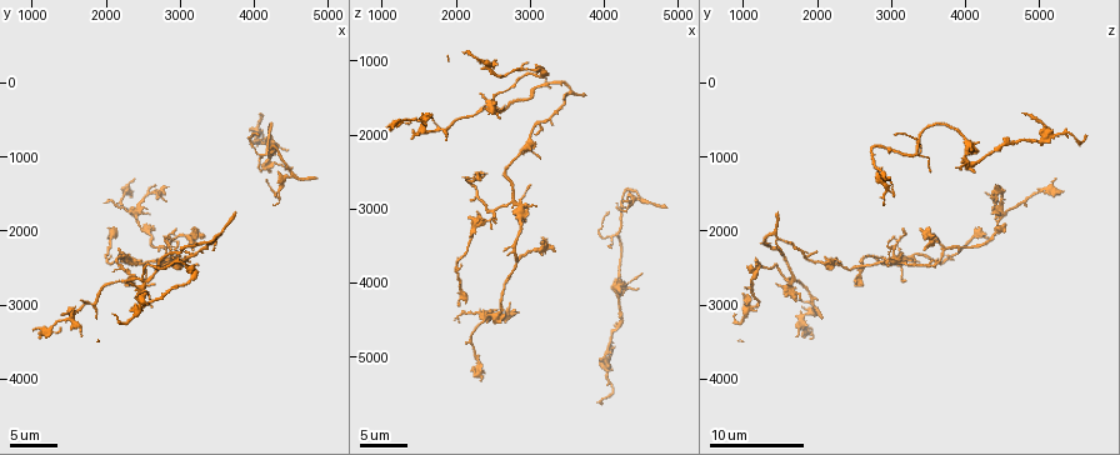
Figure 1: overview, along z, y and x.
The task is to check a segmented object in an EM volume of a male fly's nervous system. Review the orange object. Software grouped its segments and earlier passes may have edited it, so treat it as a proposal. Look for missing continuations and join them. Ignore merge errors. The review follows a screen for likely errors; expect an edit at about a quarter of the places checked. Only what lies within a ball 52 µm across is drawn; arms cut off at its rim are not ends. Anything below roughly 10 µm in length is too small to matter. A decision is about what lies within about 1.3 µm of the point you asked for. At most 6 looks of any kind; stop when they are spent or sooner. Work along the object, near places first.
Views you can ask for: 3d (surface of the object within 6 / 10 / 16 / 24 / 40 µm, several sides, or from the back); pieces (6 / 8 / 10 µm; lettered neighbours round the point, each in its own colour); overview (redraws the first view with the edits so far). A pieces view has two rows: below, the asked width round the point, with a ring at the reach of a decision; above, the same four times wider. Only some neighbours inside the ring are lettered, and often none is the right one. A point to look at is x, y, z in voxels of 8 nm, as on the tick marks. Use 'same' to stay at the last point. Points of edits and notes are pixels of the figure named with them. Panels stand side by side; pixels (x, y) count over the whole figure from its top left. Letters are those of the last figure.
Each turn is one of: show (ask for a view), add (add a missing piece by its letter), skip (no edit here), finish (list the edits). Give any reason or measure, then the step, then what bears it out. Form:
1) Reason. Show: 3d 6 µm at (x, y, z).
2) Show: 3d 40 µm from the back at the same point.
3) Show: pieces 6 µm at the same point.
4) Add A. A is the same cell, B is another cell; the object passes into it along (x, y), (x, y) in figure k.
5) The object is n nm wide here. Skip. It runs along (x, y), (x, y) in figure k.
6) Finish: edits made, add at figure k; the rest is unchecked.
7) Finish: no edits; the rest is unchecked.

Show: pieces 8 µm at (2350, 1300, 5200).

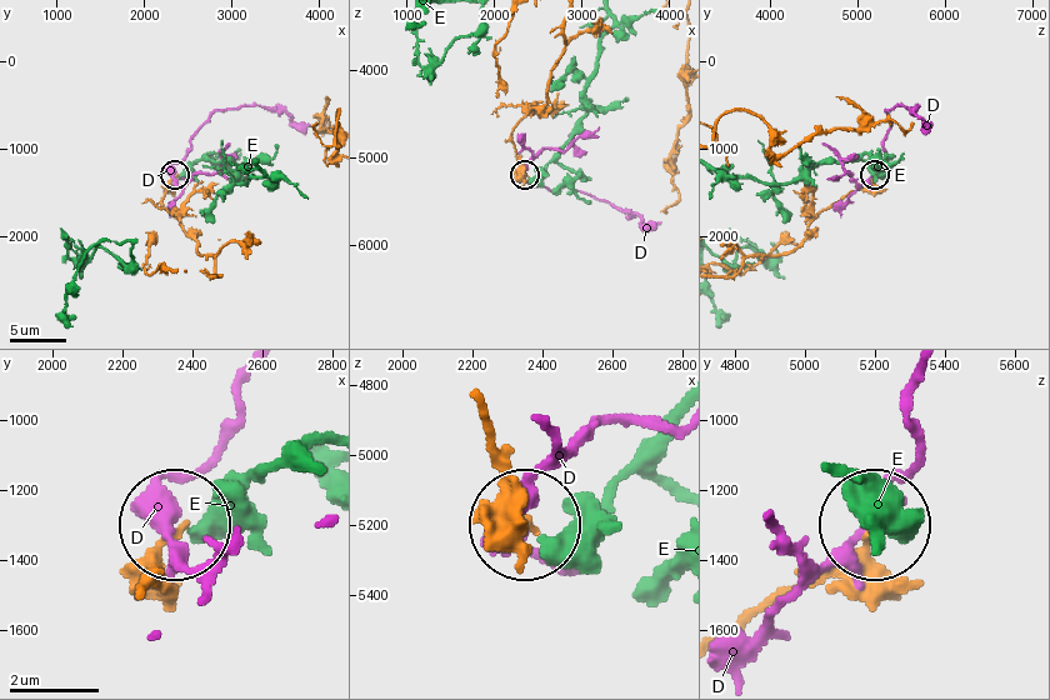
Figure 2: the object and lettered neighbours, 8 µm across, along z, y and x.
Skip. D and E are other cells; it runs along (144, 593), (148, 563), (174, 533) in figure 2; none of them fits.

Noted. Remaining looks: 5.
An open end. Show: pieces 8 µm at (2500, 2650, 3150).

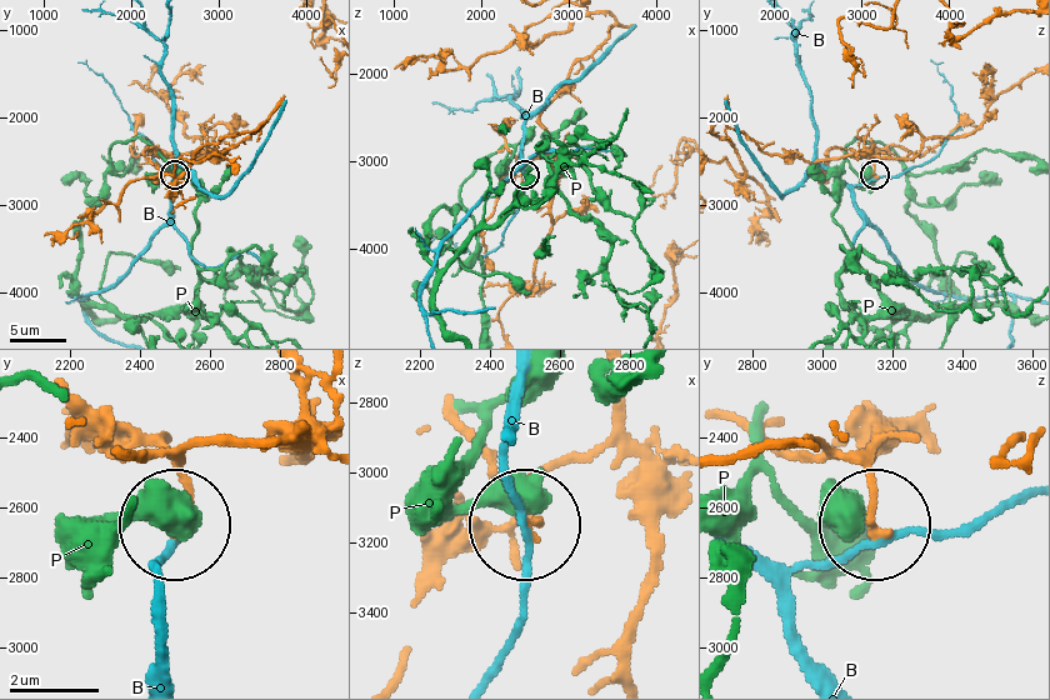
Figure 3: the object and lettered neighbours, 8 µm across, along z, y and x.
The object is 180 nm wide here. Skip. B and P are other cells; it runs along (794, 448), (854, 463), (876, 523) in figure 3; no lettered piece goes on from it.

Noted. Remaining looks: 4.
An open end. Show: 3d 10 µm at (1900, 3200, 2000).

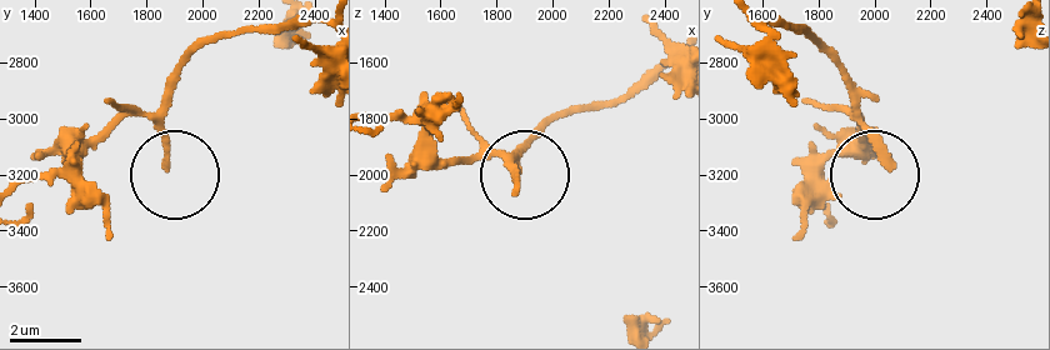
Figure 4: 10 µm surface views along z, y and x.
Show: pieces 6 µm at (1870, 3160, 2050).

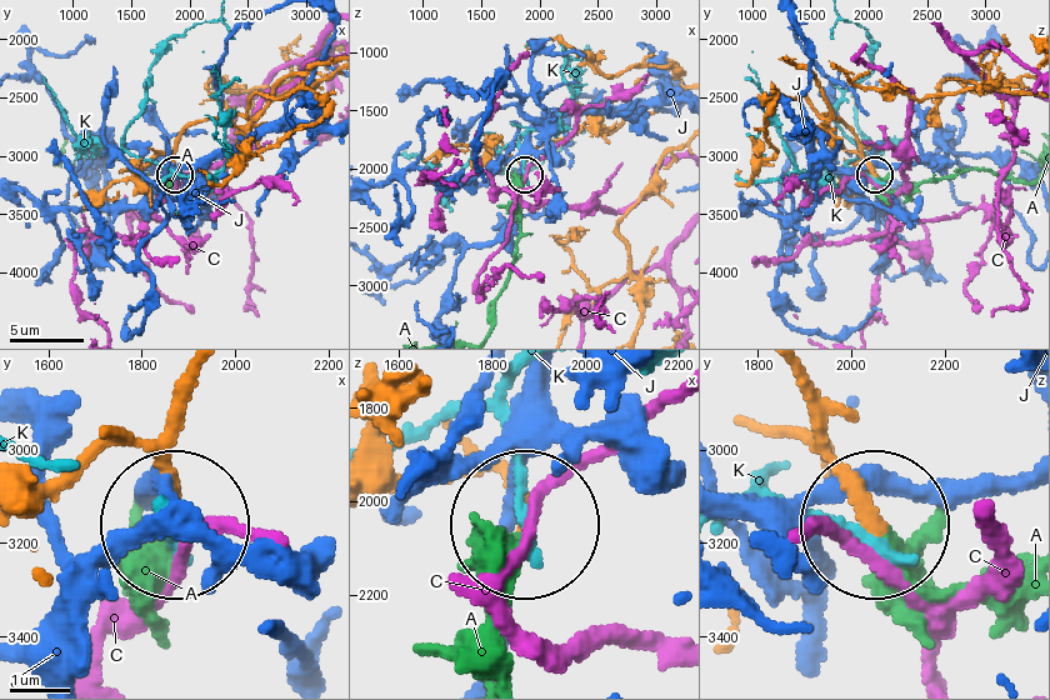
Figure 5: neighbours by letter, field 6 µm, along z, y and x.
The object is 180 nm wide here. Add A. A is the same cell, C, J and K are other cells; the object passes into it along (854, 135), (880, 183), (891, 190), (978, 168), (1029, 181) in figure 5; it goes on there.

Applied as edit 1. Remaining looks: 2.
Finish: edits made, add at figure 5; the rest is unchecked.

